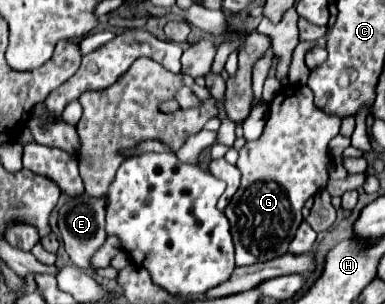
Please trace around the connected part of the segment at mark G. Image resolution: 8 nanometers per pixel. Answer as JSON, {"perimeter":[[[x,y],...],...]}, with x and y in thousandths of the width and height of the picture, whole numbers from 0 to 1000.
{"perimeter":[[[740,280],[699,345],[699,391],[683,424],[683,444],[668,464],[647,464],[621,497],[616,556],[626,563],[626,615],[595,661],[584,707],[600,734],[600,773],[610,799],[610,865],[616,872],[657,872],[678,859],[699,859],[745,832],[761,773],[787,727],[782,688],[792,661],[849,615],[849,530],[855,497],[849,470],[881,444],[886,391],[875,378],[849,378],[813,339],[813,306],[797,280]]]}

